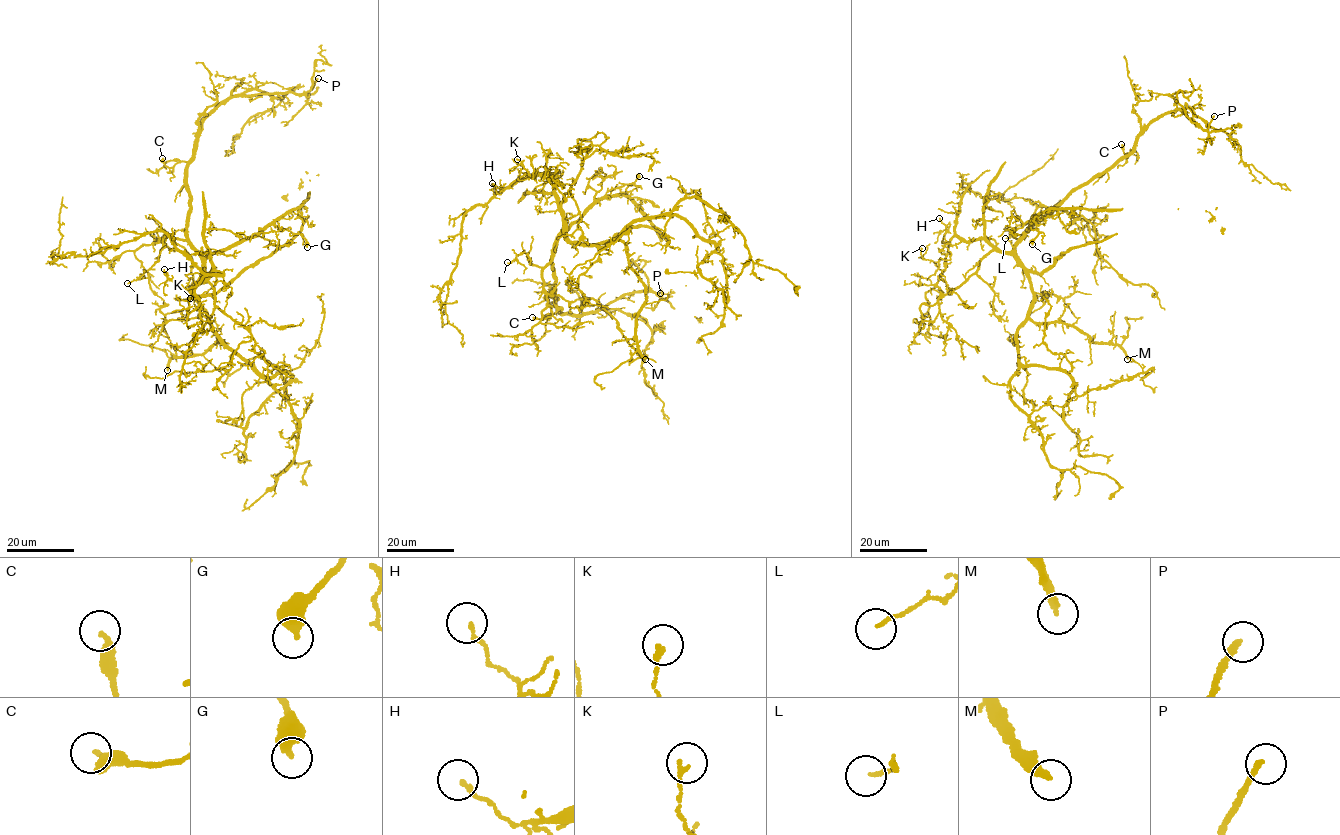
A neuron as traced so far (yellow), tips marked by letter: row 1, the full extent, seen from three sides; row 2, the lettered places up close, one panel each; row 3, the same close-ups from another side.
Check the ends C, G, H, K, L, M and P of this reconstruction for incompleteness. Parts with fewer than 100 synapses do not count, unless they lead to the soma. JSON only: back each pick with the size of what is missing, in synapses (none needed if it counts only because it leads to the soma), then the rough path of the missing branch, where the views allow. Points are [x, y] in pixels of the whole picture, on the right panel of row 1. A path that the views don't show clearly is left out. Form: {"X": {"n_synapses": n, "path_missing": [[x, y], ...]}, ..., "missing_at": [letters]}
{"M": {"n_synapses": 140, "path_missing": [[1127, 359], [1146, 376], [1168, 385], [1194, 416]]}, "missing_at": ["M"]}

